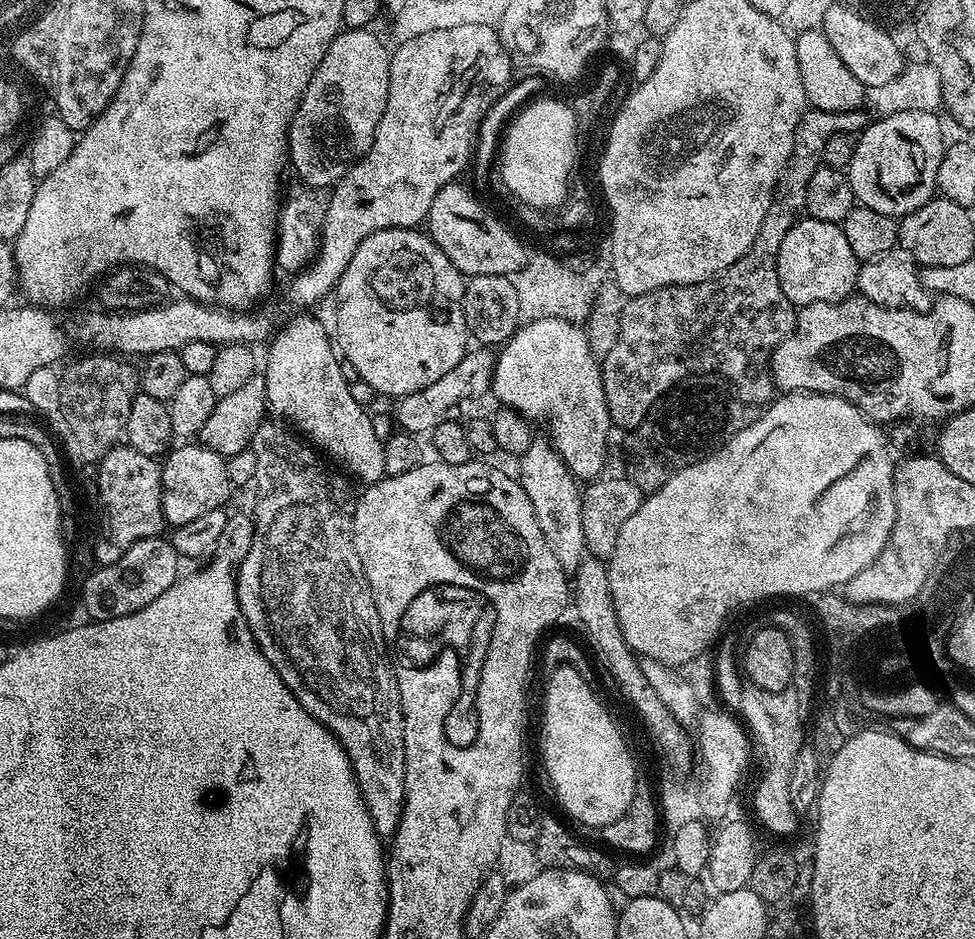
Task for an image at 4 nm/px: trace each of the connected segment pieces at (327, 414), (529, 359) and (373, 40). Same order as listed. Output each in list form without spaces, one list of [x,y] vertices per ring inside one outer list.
[[[296,314],[296,317],[280,333],[278,333],[279,331],[275,333],[276,341],[274,341],[275,336],[271,341],[271,344],[273,343],[272,353],[268,356],[268,372],[266,371],[268,402],[271,411],[289,416],[297,424],[295,427],[301,433],[309,432],[310,435],[316,436],[317,442],[315,441],[315,443],[317,445],[324,444],[326,451],[333,452],[342,463],[348,464],[349,470],[358,479],[364,480],[365,485],[376,484],[385,477],[384,440],[376,433],[371,418],[364,413],[367,412],[365,405],[354,400],[351,394],[351,385],[342,374],[341,357],[334,347],[334,340],[330,332],[330,337],[328,337],[323,322],[308,315],[312,314]]]
[[[540,317],[521,323],[495,357],[490,392],[500,399],[499,403],[503,407],[513,408],[537,425],[545,424],[553,447],[573,476],[580,482],[591,482],[603,473],[600,471],[608,460],[608,439],[612,436],[614,425],[604,393],[601,361],[592,353],[592,344],[580,328],[583,327],[579,323],[562,317]]]
[[[348,28],[341,30],[334,38],[334,42],[330,42],[330,50],[326,50],[326,54],[322,58],[322,62],[318,66],[318,70],[314,70],[314,74],[307,77],[308,85],[304,91],[304,97],[300,100],[298,110],[294,114],[291,124],[288,125],[288,155],[290,157],[291,167],[296,167],[296,172],[301,181],[307,187],[317,190],[327,189],[329,186],[335,185],[336,181],[343,178],[349,167],[362,159],[370,150],[370,146],[374,142],[374,134],[378,122],[382,122],[382,114],[386,110],[386,102],[388,101],[388,91],[390,90],[390,52],[384,49],[384,44],[378,37],[368,28]]]

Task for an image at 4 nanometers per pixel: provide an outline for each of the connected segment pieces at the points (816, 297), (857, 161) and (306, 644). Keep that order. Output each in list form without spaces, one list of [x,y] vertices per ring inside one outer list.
[[[811,218],[797,219],[788,229],[776,259],[778,282],[782,282],[782,290],[794,306],[839,302],[853,295],[857,291],[860,266],[861,261],[857,260],[854,250],[850,250],[850,242],[846,242],[846,234],[840,224]]]
[[[910,108],[873,119],[856,136],[854,158],[850,158],[846,171],[857,205],[899,218],[937,195],[938,166],[942,166],[946,139],[936,116],[935,111]]]
[[[265,422],[254,434],[250,445],[252,452],[258,458],[259,475],[268,479],[268,489],[264,492],[264,500],[256,504],[254,519],[256,521],[256,537],[252,549],[236,573],[236,593],[244,610],[244,617],[254,634],[262,654],[272,664],[272,669],[282,678],[282,682],[292,691],[296,701],[308,711],[311,716],[318,718],[333,733],[340,746],[348,751],[348,759],[352,761],[352,769],[356,772],[356,781],[360,792],[368,804],[368,813],[376,824],[377,829],[395,829],[404,813],[404,715],[400,709],[400,695],[396,685],[396,674],[393,661],[390,659],[389,645],[384,638],[384,628],[378,618],[378,606],[372,597],[366,574],[362,570],[362,558],[358,558],[358,550],[354,550],[354,530],[352,529],[352,513],[354,511],[354,492],[348,489],[348,484],[336,472],[331,472],[322,461],[316,457],[315,447],[307,448],[301,437],[295,431],[287,432],[280,424]]]

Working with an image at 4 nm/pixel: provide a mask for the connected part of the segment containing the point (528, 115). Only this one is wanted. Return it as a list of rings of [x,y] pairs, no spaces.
[[[542,98],[533,99],[531,102],[524,104],[522,108],[514,116],[507,125],[506,131],[503,133],[502,140],[506,144],[504,147],[504,180],[507,184],[512,184],[515,192],[520,192],[520,196],[524,200],[532,200],[532,204],[552,204],[552,200],[560,200],[560,196],[564,196],[564,183],[568,177],[568,168],[572,168],[572,112],[568,112],[568,102],[561,100],[540,100]]]

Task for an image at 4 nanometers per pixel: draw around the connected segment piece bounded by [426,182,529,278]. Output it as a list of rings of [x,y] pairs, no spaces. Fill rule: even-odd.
[[[460,182],[445,184],[434,198],[426,221],[427,235],[454,262],[461,276],[506,275],[514,277],[527,262],[529,253],[521,239],[511,229],[502,228],[487,213],[482,213],[479,204],[472,200],[473,189],[463,188]]]

